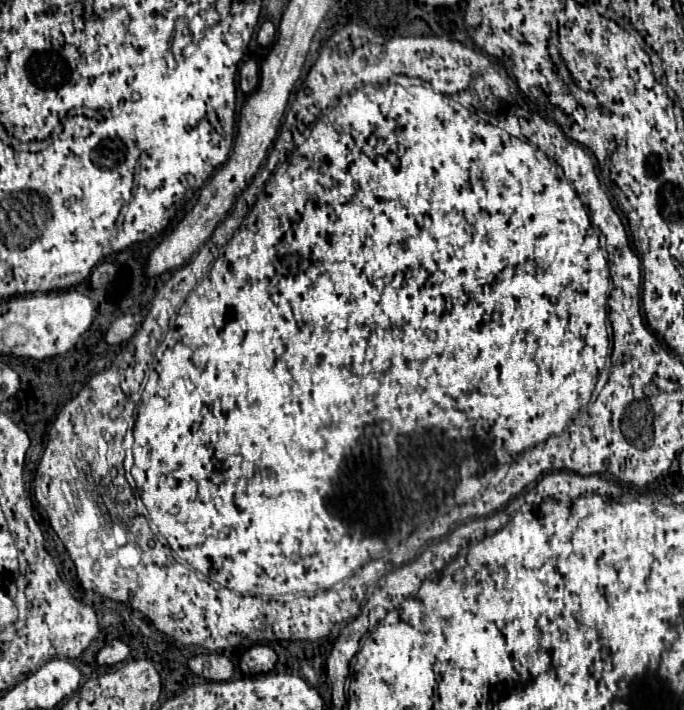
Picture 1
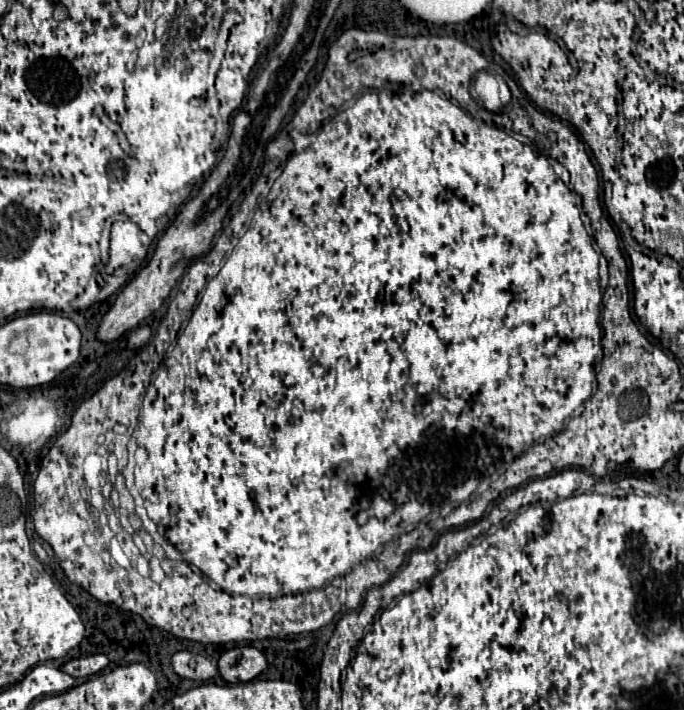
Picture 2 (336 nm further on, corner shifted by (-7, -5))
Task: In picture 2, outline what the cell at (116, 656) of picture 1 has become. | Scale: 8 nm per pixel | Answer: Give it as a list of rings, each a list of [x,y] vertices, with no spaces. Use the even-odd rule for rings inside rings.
[[[89,655],[89,657],[71,659],[71,661],[63,663],[59,669],[69,673],[75,679],[81,679],[81,677],[89,677],[89,675],[99,673],[101,669],[107,667],[107,663],[109,663],[109,659],[105,655]]]

